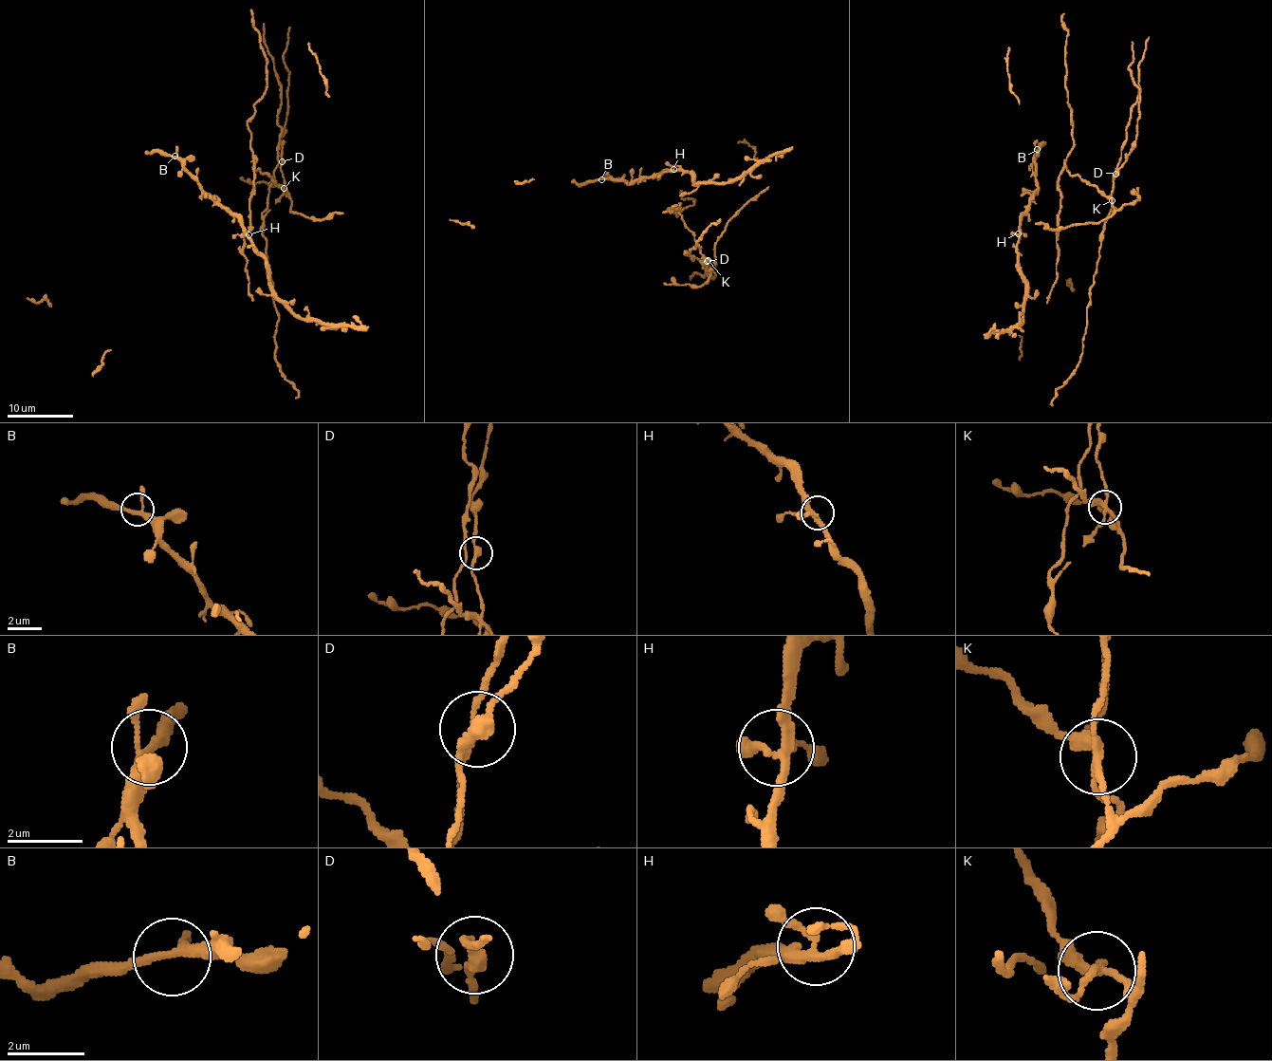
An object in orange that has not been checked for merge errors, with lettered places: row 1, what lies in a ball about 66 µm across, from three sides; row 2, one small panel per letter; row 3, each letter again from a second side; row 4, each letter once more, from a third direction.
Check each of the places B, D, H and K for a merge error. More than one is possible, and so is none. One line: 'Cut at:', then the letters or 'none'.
Cut at: K

